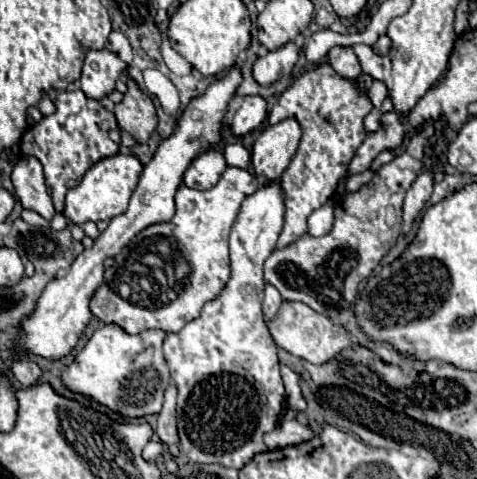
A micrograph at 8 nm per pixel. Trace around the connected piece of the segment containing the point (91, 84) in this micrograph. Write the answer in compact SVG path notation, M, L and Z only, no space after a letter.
M109 49L89 51L81 71L81 91L91 99L101 99L115 89L115 81L127 65Z

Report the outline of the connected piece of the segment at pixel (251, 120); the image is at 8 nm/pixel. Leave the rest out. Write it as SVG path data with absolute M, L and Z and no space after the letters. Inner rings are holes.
M261 95L243 97L233 117L231 129L235 135L247 135L249 131L257 129L265 119L267 119L267 101Z

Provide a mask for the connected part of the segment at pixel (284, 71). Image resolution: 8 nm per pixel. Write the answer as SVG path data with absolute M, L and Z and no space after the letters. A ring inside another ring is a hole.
M289 41L277 51L269 51L265 57L259 57L253 67L253 77L259 85L271 85L283 75L289 75L293 65L297 63L299 47L295 41Z

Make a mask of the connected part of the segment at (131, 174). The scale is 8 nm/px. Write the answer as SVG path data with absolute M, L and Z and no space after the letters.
M117 153L107 159L101 159L87 171L87 175L81 179L81 183L67 193L67 199L65 199L67 207L65 207L63 215L71 223L77 223L77 225L83 225L85 221L111 221L113 217L127 211L129 197L139 183L141 171L143 171L141 161L131 153L129 155Z

